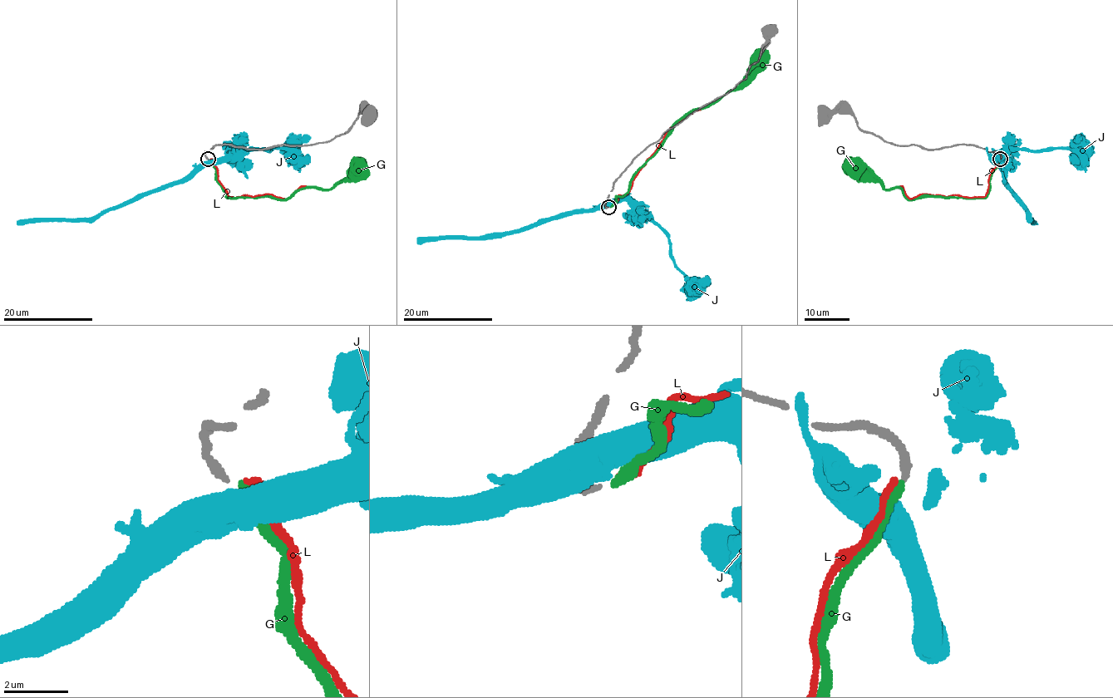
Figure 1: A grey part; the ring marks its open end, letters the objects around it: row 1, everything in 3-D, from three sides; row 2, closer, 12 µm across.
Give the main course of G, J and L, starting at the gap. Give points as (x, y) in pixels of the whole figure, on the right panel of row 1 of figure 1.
G: (1000, 159), (994, 169), (990, 191), (984, 198), (920, 196), (909, 199), (899, 188), (884, 189), (855, 164)
J: (1000, 161), (1006, 183), (1023, 203), (1026, 212), (1036, 224)
L: (999, 159), (990, 174), (988, 189), (984, 196), (919, 194), (910, 199), (899, 186)

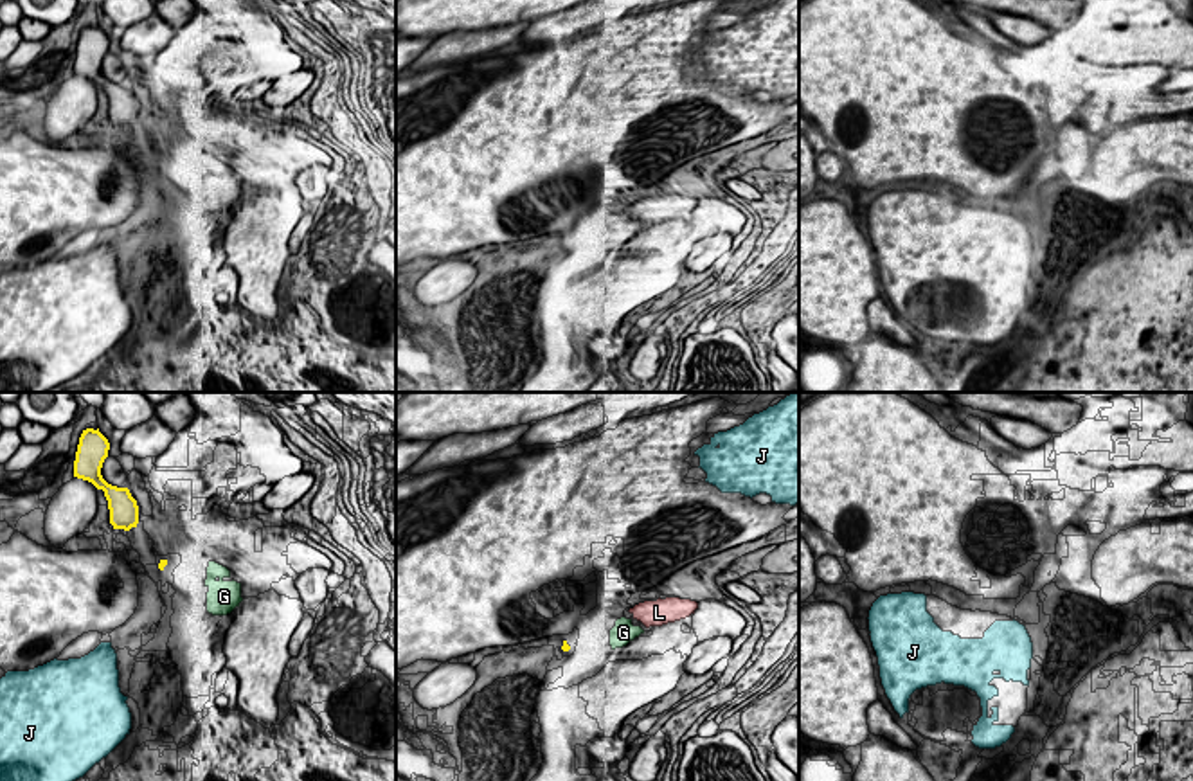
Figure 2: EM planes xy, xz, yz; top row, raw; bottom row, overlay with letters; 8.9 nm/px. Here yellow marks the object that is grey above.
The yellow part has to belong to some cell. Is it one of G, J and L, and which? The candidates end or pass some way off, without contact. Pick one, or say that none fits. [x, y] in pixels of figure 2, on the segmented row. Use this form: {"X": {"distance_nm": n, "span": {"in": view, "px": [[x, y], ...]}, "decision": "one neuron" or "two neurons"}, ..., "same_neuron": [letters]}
{"G": {"distance_nm": 360, "span": {"in": "xz", "px": [[569, 646], [610, 645]]}, "decision": "two neurons"}, "J": {"distance_nm": 800, "span": {"in": "xy", "px": [[161, 569], [110, 643]]}, "decision": "two neurons"}, "L": {"distance_nm": 600, "span": {"in": "xz", "px": [[569, 646], [628, 610]]}, "decision": "two neurons"}, "same_neuron": []}

